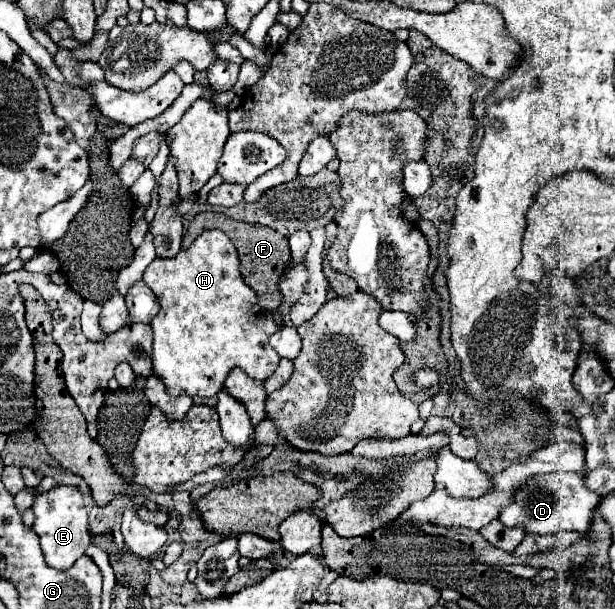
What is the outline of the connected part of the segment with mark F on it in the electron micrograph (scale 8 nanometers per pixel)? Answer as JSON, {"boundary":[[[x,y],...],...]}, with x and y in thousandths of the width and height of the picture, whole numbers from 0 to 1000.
{"boundary":[[[333,346],[324,350],[304,373],[304,383],[298,386],[298,409],[304,409],[330,376],[363,376],[366,386],[379,396],[385,415],[389,415],[389,429],[392,429],[392,452],[398,458],[398,465],[418,481],[421,488],[421,501],[434,511],[444,511],[444,504],[450,504],[450,452],[457,452],[457,438],[463,438],[463,432],[473,425],[473,412],[467,402],[467,389],[460,389],[454,379],[421,369],[421,366],[398,366],[398,363],[385,363],[376,356],[366,356],[363,350],[353,346]]]}

